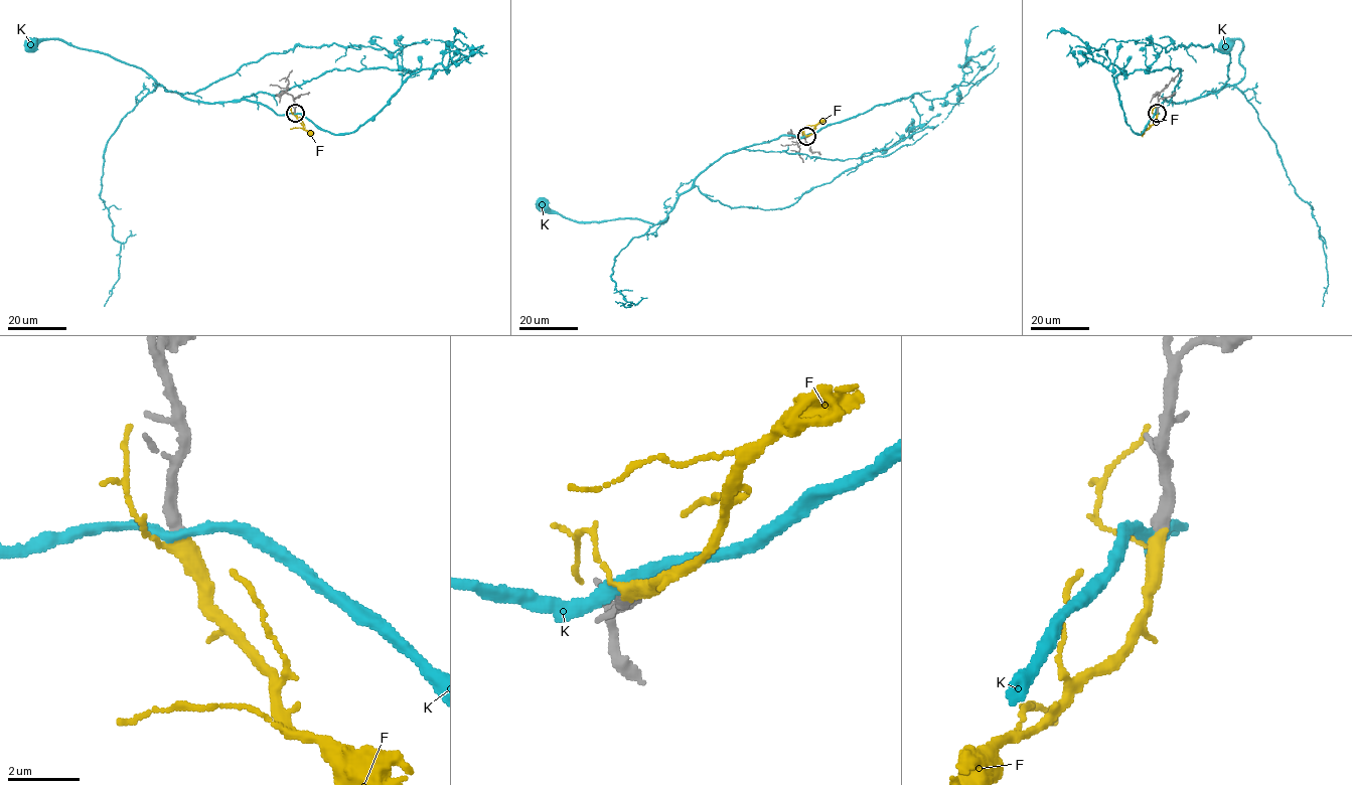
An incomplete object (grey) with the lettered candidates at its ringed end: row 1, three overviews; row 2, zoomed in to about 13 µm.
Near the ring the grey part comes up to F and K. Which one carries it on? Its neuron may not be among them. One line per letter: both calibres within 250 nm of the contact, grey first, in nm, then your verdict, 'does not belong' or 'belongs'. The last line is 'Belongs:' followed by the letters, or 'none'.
F: 360/320 nm | belongs
K: 360/320 nm | does not belong
Belongs: F

